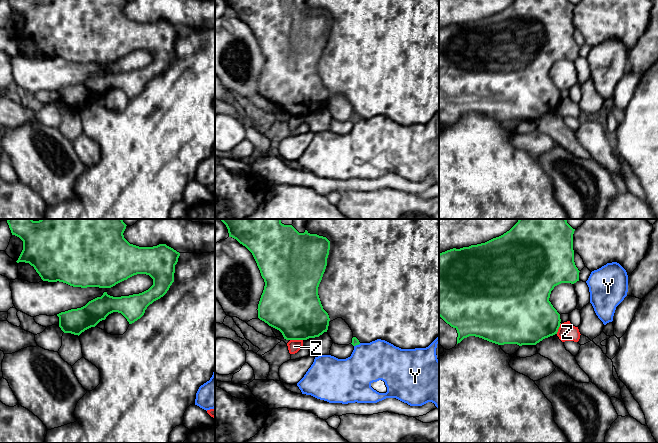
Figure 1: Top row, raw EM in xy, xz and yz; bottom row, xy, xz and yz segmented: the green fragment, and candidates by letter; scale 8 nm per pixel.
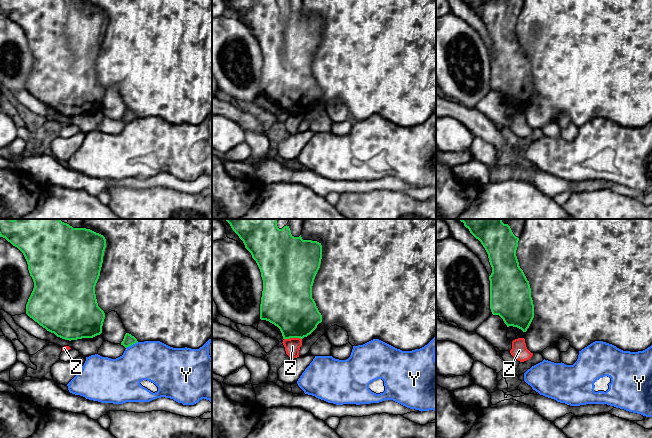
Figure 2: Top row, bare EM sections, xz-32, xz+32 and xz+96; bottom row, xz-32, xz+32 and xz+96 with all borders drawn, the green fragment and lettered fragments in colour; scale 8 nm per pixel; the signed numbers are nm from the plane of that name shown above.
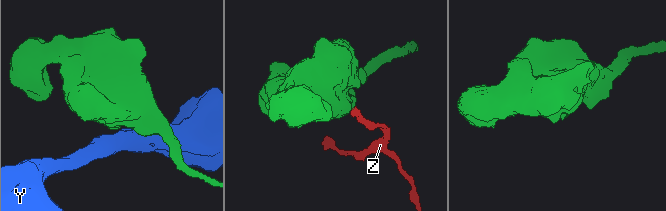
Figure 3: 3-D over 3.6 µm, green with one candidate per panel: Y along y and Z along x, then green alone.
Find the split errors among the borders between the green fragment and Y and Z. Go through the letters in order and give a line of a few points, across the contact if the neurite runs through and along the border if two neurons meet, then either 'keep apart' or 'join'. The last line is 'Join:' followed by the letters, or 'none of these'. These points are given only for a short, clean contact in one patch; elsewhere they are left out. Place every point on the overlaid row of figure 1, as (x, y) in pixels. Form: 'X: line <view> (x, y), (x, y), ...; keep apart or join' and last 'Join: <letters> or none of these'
Y: line xz (360, 343), (354, 346); keep apart
Z: line xz (290, 339), (302, 340); keep apart
Join: none of these

